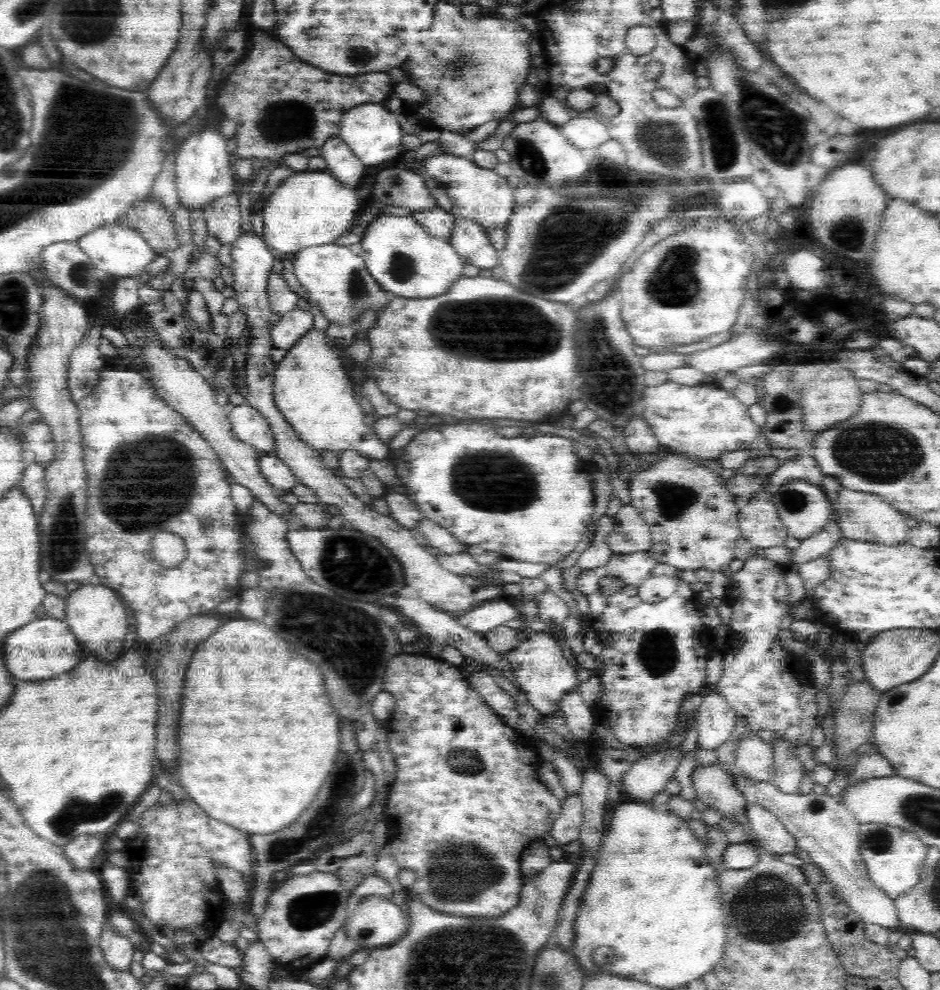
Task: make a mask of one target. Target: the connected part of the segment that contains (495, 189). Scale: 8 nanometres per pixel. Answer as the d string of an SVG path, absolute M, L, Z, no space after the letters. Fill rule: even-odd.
M440 152L423 160L424 170L420 176L426 182L428 190L436 196L439 206L446 206L448 212L456 218L467 218L479 222L482 228L497 228L507 224L515 208L514 189L508 185L505 177L493 169L478 166L470 159ZM454 188L464 188L466 192L456 192Z

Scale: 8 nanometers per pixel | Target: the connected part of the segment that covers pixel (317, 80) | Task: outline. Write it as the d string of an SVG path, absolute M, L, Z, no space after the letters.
M264 30L254 33L251 45L248 56L237 63L237 67L230 74L225 75L227 83L222 85L222 90L220 94L216 94L214 102L218 108L222 108L226 119L236 123L234 137L237 149L232 152L236 160L258 158L264 163L271 163L270 170L283 164L280 160L286 154L303 154L307 148L322 147L330 137L338 136L342 118L347 110L364 103L386 100L387 95L392 95L396 84L387 72L374 71L352 76L320 72L318 68L296 58L288 46L278 42L275 34Z

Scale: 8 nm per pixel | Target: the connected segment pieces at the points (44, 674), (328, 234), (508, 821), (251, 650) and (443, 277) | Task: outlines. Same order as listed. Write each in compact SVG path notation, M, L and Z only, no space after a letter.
M39 616L14 630L4 640L4 662L6 669L18 681L41 681L53 679L59 674L72 670L82 661L82 646L76 635L70 631L65 619Z
M328 170L294 172L280 183L262 208L262 238L268 246L285 254L330 244L356 223L363 194L346 187Z
M402 654L396 659L391 659L387 665L382 690L392 693L395 698L395 705L386 723L388 734L390 734L388 749L396 756L394 761L397 766L395 778L391 780L390 791L384 805L385 814L382 824L388 827L388 847L386 849L392 853L400 869L413 870L417 876L412 886L406 889L408 897L414 897L440 912L452 912L452 914L462 914L462 916L501 917L505 912L513 909L520 900L521 886L524 884L524 878L519 869L522 852L526 850L530 842L538 838L549 840L553 822L558 818L563 805L563 802L559 801L540 779L538 769L542 760L538 757L535 742L506 725L502 717L487 705L467 679L462 677L459 667L441 658Z
M238 618L226 622L218 632L214 632L210 638L200 642L196 654L192 656L190 668L186 672L186 684L184 684L178 742L180 742L180 770L178 770L180 774L177 779L186 791L186 796L190 796L196 804L200 804L208 816L222 820L227 825L242 829L249 834L270 834L292 824L296 818L302 816L306 806L316 798L320 784L326 782L329 777L328 772L334 770L336 756L340 749L340 718L330 706L330 698L326 696L326 688L324 688L324 676L316 664L306 662L306 658L294 650L294 646L290 646L286 640L282 640L276 632L272 632L262 622Z
M412 215L376 218L365 230L360 246L368 273L382 289L404 298L430 298L448 292L466 266L450 242L430 234Z

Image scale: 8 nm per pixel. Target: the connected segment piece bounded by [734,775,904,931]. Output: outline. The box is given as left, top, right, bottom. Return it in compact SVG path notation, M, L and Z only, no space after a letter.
M736 775L734 779L746 802L758 804L777 816L785 829L794 835L798 848L808 852L808 858L822 869L837 893L864 923L878 924L890 931L904 931L894 899L870 880L860 854L859 822L838 797L830 797L824 793L785 793L770 781L756 781L744 775Z

